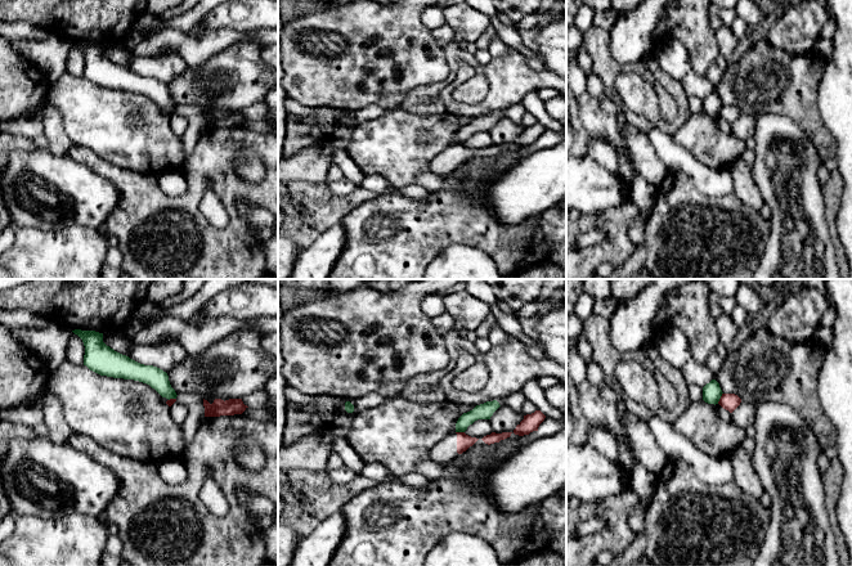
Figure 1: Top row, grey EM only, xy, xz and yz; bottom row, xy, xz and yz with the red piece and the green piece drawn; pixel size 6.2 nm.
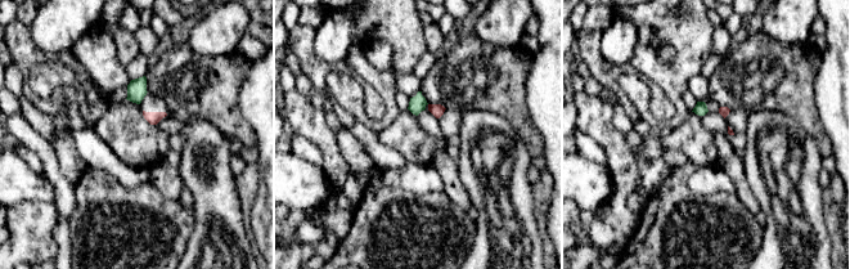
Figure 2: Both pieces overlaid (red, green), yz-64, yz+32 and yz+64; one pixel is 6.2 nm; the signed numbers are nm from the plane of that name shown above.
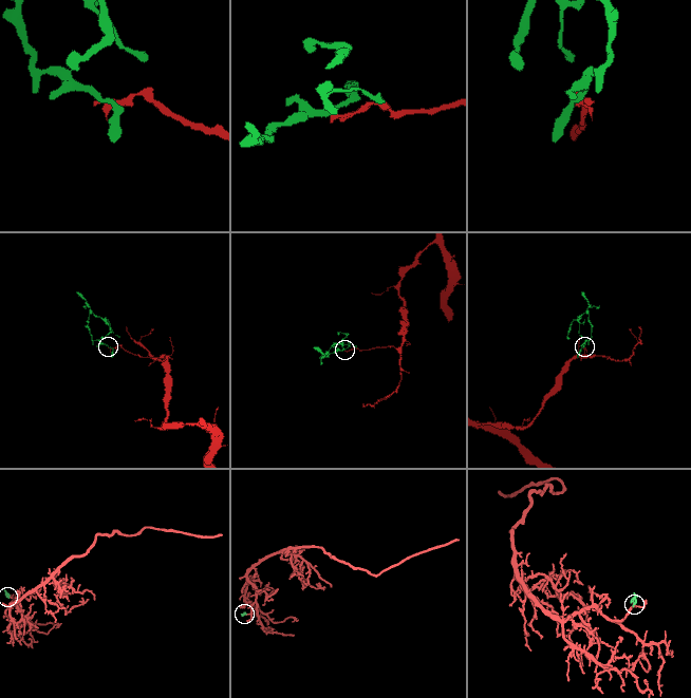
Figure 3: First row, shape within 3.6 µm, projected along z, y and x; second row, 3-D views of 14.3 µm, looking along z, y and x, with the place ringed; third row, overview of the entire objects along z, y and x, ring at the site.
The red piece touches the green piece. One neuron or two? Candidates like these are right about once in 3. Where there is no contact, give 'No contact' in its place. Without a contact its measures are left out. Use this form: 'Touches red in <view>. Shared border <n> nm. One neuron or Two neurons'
Touches red in yz. Shared border 80 nm. Two neurons

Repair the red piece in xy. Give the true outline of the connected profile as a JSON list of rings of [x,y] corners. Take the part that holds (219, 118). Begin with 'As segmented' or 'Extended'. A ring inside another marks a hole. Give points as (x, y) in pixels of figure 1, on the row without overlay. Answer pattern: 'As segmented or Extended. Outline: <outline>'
As segmented. Outline: [[[203,111],[205,129],[220,129],[242,126],[248,118],[243,116],[242,111],[221,112],[215,111],[212,116]]]

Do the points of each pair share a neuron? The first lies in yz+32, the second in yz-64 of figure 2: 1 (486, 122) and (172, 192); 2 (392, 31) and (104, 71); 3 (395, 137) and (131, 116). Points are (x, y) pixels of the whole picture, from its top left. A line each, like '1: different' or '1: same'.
1: different
2: different
3: same

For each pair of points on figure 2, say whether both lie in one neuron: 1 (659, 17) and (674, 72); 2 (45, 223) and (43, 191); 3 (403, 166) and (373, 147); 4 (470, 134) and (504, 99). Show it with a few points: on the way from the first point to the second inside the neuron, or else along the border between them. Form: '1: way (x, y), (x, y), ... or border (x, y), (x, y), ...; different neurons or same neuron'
1: way (671, 31), (680, 40), (680, 58); same neuron
2: border (53, 201), (25, 201), (14, 206); different neurons
3: way (395, 160), (381, 155); same neuron
4: border (462, 112), (493, 111), (516, 130); different neurons

